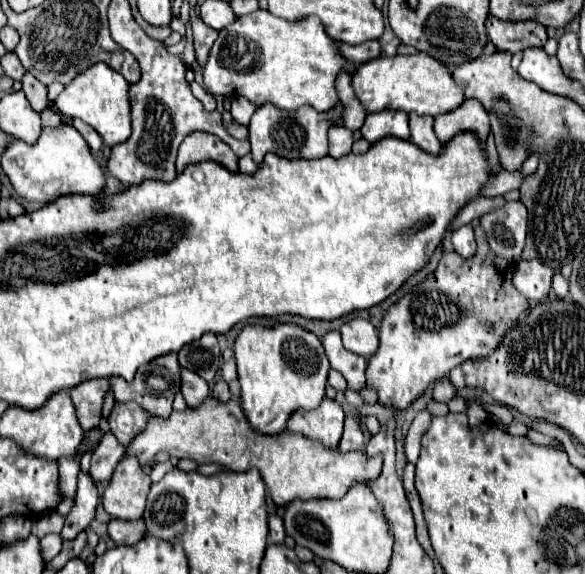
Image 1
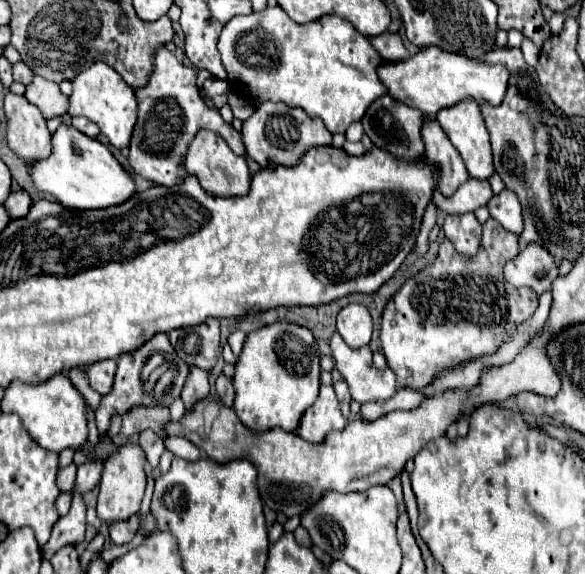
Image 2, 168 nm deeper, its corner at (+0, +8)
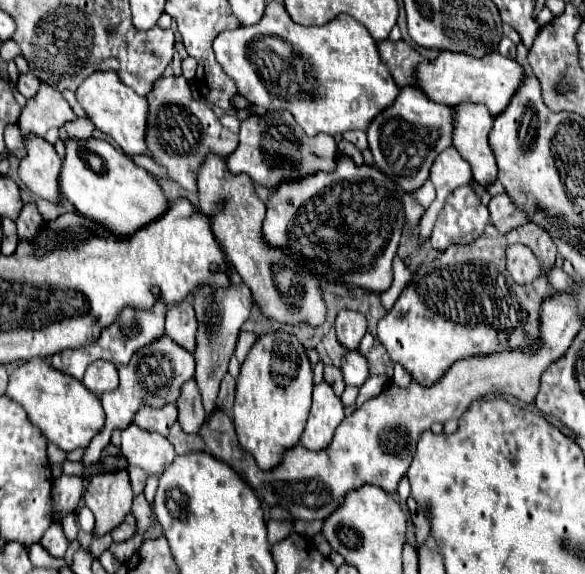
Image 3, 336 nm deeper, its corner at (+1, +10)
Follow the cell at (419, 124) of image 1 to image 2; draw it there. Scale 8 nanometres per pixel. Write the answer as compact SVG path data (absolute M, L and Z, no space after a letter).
M426 122L422 138L426 144L426 162L438 170L436 190L440 190L444 198L450 198L458 186L468 180L468 170L438 122Z

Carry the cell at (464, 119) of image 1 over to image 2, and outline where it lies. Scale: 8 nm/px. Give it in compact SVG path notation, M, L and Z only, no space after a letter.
M468 100L468 102L456 104L452 108L444 108L438 112L438 124L446 132L446 136L454 144L454 148L460 152L470 176L480 178L480 180L490 178L494 172L494 164L492 164L492 152L490 152L490 138L488 138L488 130L486 130L480 106L472 100Z

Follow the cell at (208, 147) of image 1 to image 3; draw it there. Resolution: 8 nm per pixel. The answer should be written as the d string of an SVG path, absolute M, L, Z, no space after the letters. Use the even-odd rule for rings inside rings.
M209 152L197 172L197 196L199 208L213 218L213 232L225 248L229 262L235 264L241 280L251 288L253 300L261 306L263 314L287 324L323 324L325 304L321 298L319 280L311 272L299 268L299 264L291 262L281 250L273 250L263 242L261 222L265 218L265 204L257 198L251 178L247 174L231 174L227 168L227 158ZM221 200L229 202L223 210L217 210L215 204Z

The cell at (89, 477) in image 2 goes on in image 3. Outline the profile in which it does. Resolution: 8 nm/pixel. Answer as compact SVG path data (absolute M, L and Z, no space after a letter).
M63 474L61 480L57 478L53 482L53 518L55 522L61 520L61 512L73 512L79 504L79 500L83 498L85 486L83 486L83 478L81 476L67 476Z

